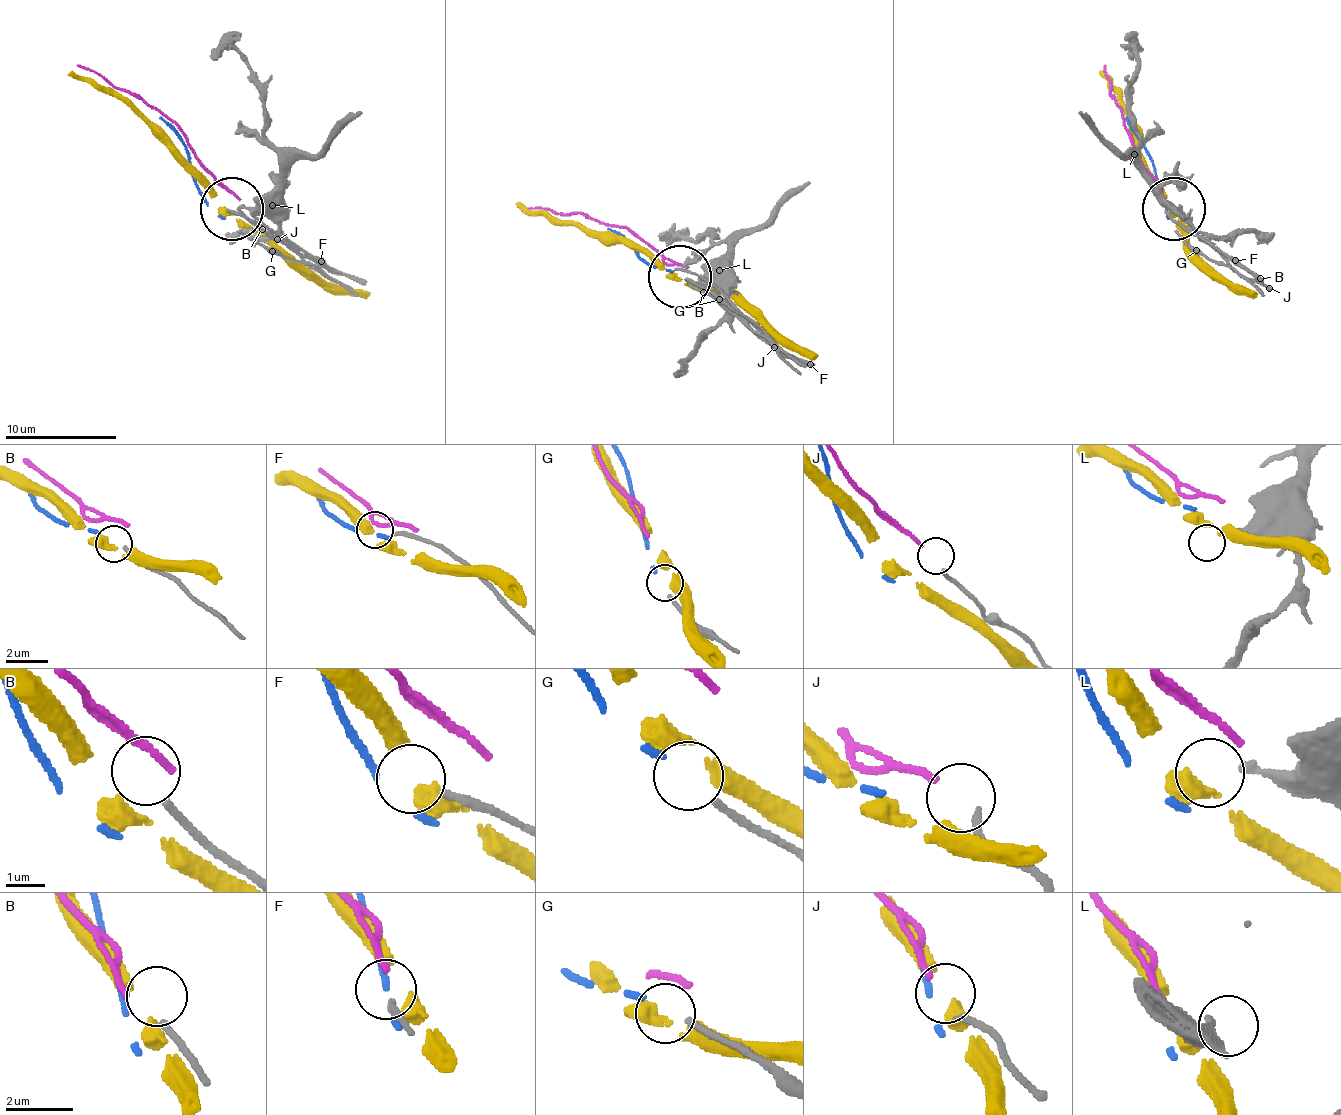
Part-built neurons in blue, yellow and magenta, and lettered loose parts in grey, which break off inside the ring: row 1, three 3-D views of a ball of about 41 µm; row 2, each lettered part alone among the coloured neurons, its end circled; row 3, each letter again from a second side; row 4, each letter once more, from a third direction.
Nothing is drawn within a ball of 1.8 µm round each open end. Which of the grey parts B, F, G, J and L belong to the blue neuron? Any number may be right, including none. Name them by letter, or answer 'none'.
G

